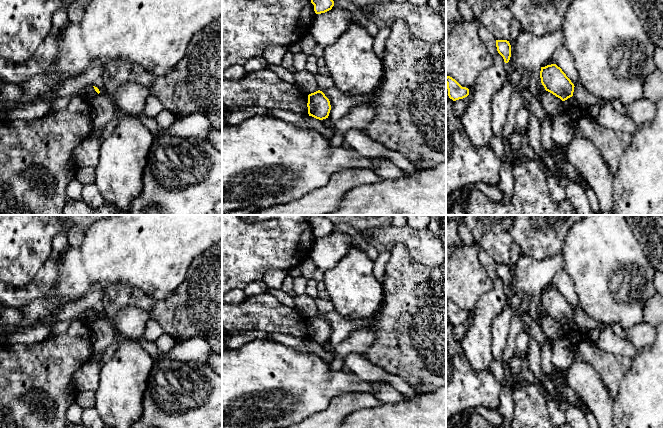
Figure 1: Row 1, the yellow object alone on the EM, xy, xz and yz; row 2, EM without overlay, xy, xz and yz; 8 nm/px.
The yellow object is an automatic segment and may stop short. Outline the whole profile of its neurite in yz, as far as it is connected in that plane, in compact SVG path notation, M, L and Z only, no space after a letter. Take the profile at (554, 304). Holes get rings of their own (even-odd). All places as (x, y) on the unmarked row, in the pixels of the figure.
M556 288L541 291L540 302L545 314L562 325L573 320L574 308Z

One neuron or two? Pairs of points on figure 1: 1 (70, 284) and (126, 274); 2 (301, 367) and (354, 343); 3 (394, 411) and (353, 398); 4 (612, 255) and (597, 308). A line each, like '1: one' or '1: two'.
1: one
2: two
3: two
4: one

